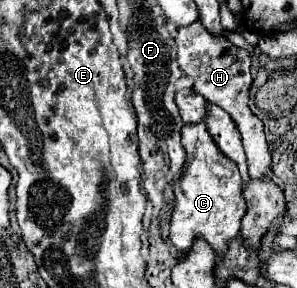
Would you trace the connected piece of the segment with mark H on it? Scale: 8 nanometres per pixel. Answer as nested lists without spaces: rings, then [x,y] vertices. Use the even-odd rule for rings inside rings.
[[[195,20],[189,26],[177,28],[175,44],[179,48],[177,62],[179,68],[185,76],[193,78],[193,88],[195,92],[203,94],[207,102],[213,102],[221,106],[237,124],[237,130],[243,138],[243,148],[247,154],[247,164],[249,164],[249,174],[253,178],[263,178],[271,174],[271,154],[269,154],[269,144],[265,140],[263,132],[263,122],[249,110],[249,90],[253,84],[251,76],[251,56],[249,50],[237,48],[223,36],[215,36],[203,28],[201,20]]]

